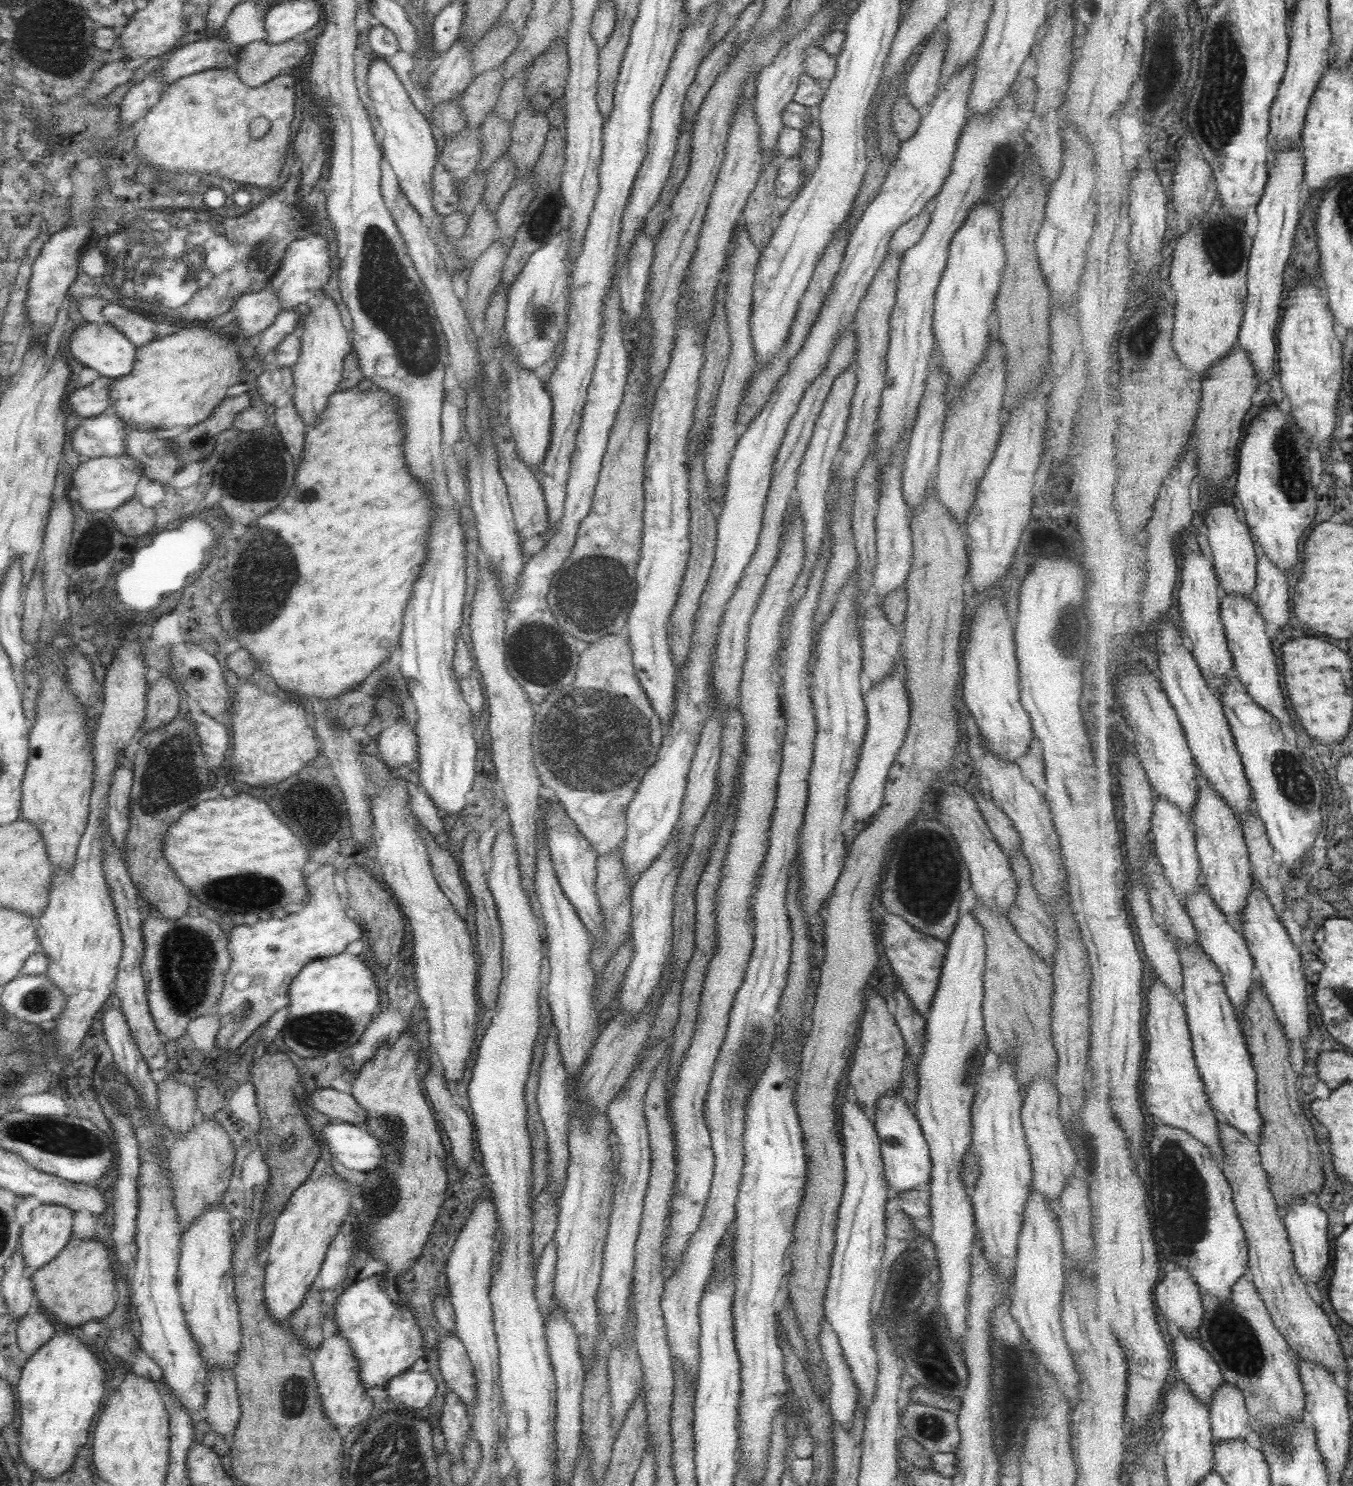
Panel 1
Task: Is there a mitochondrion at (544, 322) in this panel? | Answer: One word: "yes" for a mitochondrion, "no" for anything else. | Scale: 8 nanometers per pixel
yes

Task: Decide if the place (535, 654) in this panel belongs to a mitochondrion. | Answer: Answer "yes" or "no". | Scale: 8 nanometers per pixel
yes

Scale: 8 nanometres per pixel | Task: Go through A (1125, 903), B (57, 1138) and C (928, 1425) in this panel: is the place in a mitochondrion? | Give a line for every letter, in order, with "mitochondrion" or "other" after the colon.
A: other
B: mitochondrion
C: mitochondrion

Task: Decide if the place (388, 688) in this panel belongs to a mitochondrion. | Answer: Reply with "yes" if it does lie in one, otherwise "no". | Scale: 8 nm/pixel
yes

